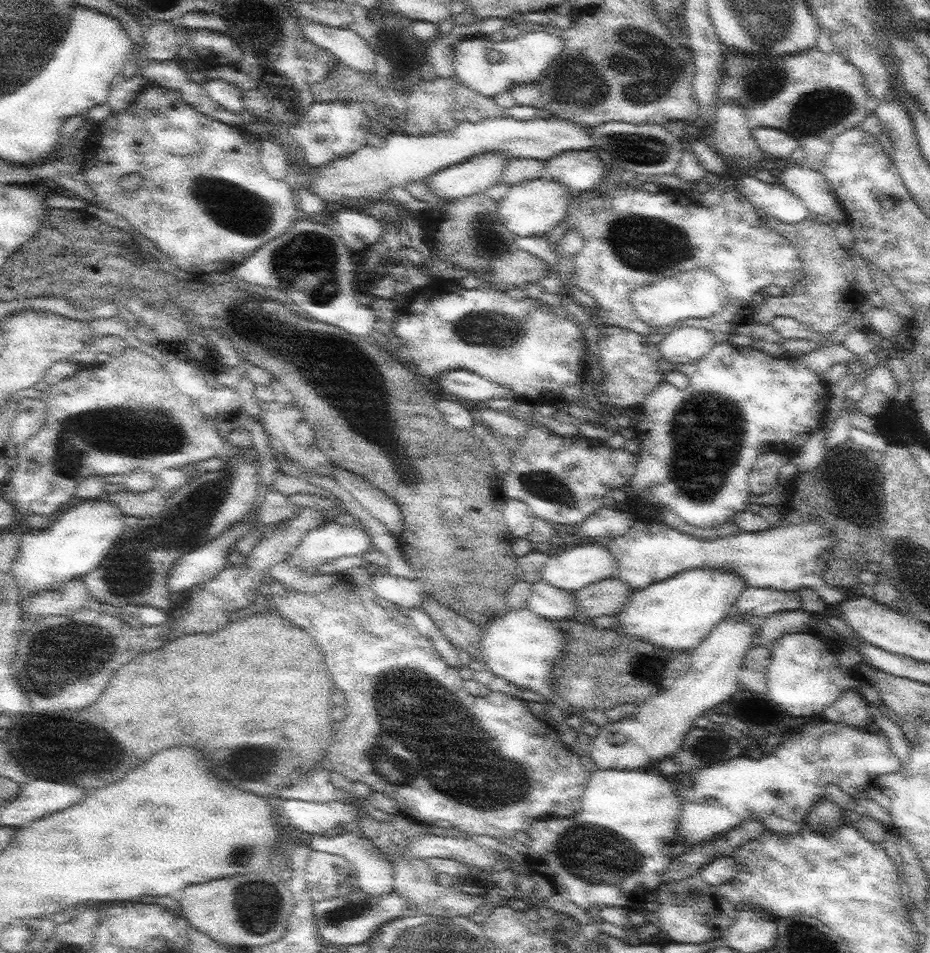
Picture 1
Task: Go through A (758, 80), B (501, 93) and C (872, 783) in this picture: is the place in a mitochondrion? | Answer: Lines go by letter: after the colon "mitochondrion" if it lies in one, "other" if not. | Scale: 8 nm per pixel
A: mitochondrion
B: other
C: other

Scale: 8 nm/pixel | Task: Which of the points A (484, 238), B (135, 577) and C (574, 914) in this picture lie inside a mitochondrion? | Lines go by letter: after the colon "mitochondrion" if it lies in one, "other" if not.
A: mitochondrion
B: mitochondrion
C: other

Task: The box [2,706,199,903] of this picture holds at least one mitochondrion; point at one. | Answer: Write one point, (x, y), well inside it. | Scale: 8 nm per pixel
(84, 752)

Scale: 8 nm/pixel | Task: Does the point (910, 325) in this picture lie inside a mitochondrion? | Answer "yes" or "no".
no

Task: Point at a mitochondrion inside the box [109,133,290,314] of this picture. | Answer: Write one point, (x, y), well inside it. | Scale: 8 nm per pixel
(239, 210)

